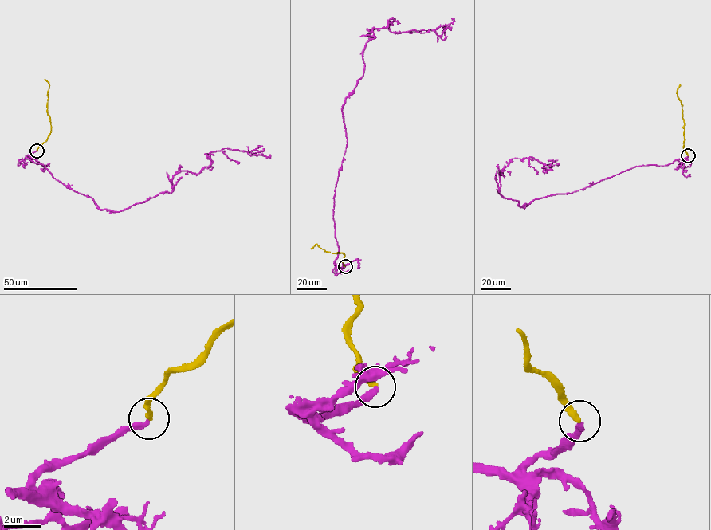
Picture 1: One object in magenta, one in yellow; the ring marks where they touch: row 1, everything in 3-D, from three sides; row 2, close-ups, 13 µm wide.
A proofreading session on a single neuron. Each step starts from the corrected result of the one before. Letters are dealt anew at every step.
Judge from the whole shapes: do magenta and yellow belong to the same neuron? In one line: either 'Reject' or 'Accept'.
Accept

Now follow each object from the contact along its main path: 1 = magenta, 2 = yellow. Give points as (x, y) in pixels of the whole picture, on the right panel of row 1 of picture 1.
1: (688, 155), (520, 207), (500, 195), (500, 171), (504, 175), (512, 158), (559, 165), (547, 161)
2: (688, 155), (684, 150), (681, 104), (677, 95), (680, 84)

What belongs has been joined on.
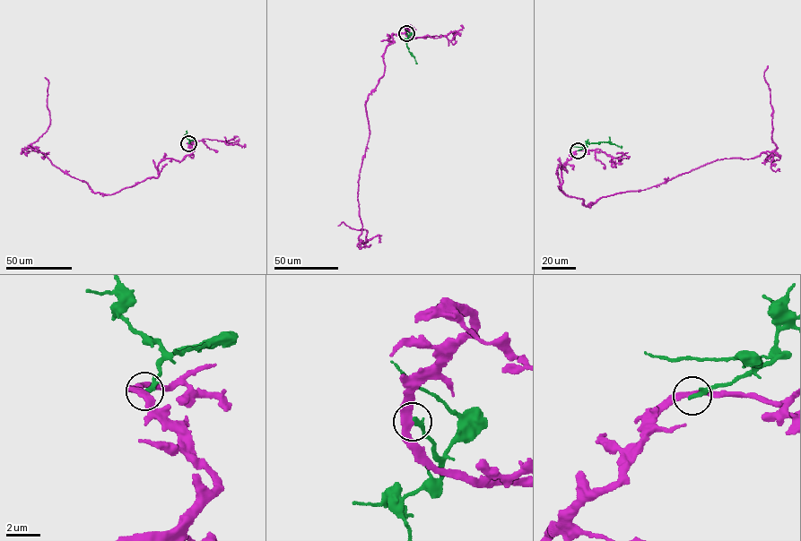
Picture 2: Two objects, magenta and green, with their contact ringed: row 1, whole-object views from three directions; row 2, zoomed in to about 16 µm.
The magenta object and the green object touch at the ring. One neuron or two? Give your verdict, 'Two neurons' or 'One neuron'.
Two neurons

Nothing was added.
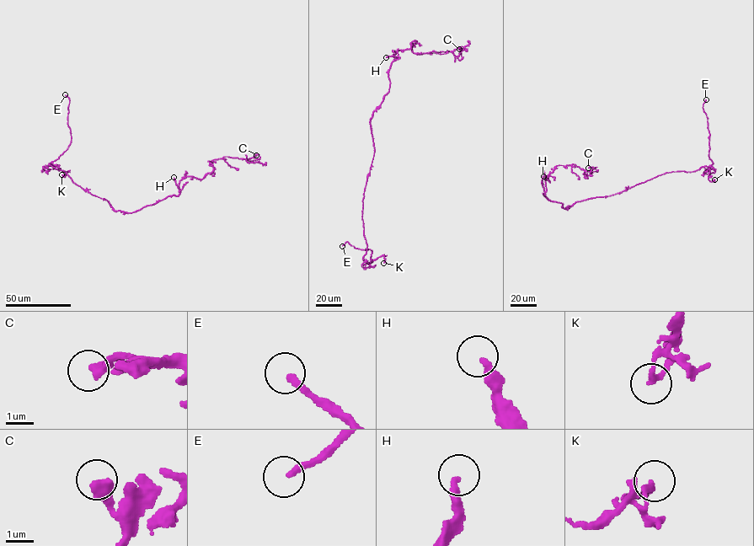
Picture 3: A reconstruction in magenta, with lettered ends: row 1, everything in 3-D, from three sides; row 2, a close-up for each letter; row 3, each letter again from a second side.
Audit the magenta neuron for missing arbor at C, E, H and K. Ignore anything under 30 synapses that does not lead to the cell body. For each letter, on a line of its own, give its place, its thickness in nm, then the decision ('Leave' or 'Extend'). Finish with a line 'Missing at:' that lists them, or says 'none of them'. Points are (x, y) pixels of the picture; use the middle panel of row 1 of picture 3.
C: Place: (459, 49). Thickness 400 nm. Leave
E: Place: (342, 246). Thickness 240 nm. Extend
H: Place: (386, 57). Thickness 280 nm. Leave
K: Place: (383, 263). Thickness 180 nm. Leave
Missing at: E

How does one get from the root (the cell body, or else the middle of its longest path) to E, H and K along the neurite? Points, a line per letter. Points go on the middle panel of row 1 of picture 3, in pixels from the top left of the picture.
E: (371, 125), (375, 152), (362, 219), (367, 245), (364, 260), (371, 263), (371, 249), (346, 242), (342, 246)
H: (371, 125), (372, 113), (388, 92), (388, 74), (392, 62), (399, 57), (386, 57)
K: (371, 125), (375, 152), (363, 200), (362, 219), (367, 245), (364, 259), (370, 262), (382, 255), (383, 263)

